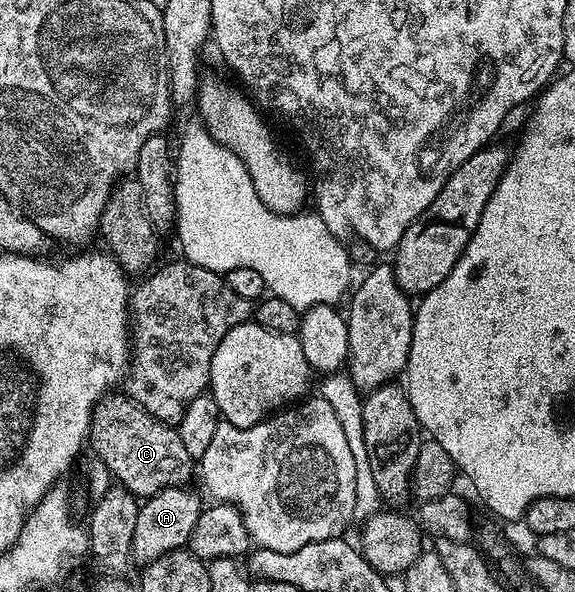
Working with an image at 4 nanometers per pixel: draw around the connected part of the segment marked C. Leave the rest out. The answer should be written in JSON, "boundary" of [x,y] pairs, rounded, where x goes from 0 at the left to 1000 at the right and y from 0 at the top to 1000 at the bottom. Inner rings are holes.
{"boundary":[[[184,667],[163,686],[163,706],[157,711],[155,750],[179,779],[183,797],[210,824],[221,826],[242,843],[266,838],[278,826],[322,821],[330,797],[339,797],[339,780],[320,762],[313,735],[301,716],[277,711],[256,691],[245,691],[224,669]]]}

